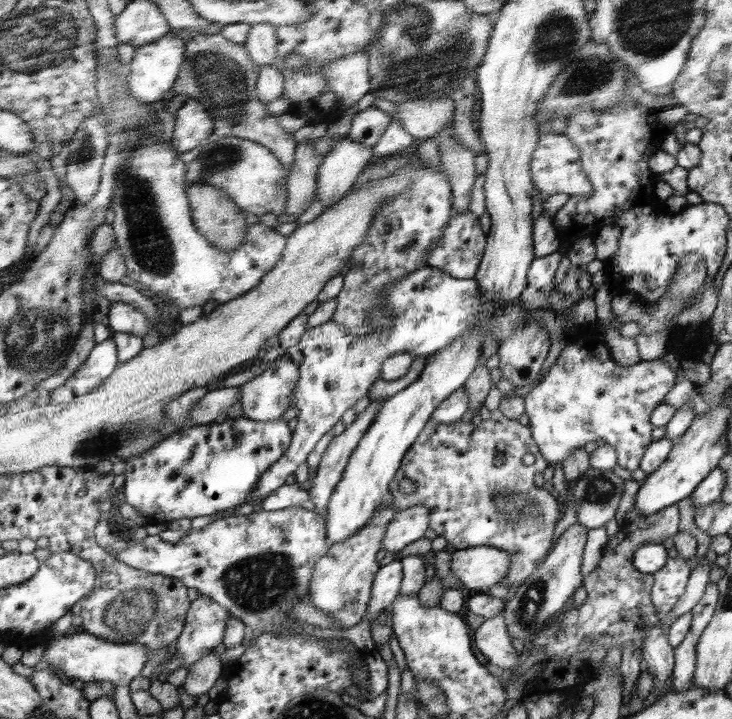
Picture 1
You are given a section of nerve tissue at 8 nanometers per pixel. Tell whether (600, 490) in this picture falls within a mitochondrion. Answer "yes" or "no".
yes

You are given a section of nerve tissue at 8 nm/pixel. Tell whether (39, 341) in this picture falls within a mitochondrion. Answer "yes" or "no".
yes

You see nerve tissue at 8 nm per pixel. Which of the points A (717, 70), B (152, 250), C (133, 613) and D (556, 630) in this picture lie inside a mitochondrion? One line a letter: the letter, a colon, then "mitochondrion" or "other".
A: other
B: mitochondrion
C: mitochondrion
D: mitochondrion

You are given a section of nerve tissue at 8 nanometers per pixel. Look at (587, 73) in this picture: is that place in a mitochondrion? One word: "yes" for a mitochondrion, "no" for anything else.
yes

